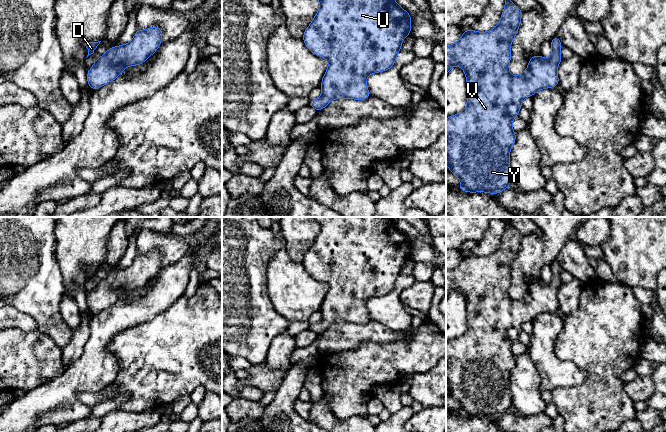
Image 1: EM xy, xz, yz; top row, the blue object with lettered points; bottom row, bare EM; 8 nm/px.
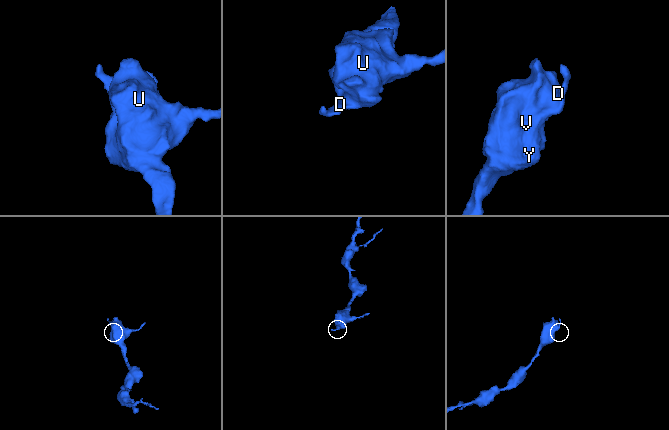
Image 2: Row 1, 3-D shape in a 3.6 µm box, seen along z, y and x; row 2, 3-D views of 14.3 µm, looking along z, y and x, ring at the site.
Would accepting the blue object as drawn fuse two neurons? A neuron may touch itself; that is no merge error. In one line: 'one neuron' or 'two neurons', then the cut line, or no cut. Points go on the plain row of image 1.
one neuron | no cut

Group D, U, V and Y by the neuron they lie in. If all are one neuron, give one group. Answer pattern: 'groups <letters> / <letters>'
groups D U V Y

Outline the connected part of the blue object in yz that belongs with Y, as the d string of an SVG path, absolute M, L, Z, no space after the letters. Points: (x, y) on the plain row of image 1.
M501 217L505 223L505 230L504 234L501 238L501 243L498 249L490 255L487 256L477 256L471 253L467 253L462 258L461 262L453 269L446 269L446 299L448 298L449 294L452 290L460 290L462 294L465 295L466 299L466 312L467 312L467 329L465 333L455 339L450 340L446 343L446 388L449 389L449 396L456 399L460 405L461 409L458 411L459 414L469 417L474 416L487 416L492 419L496 419L508 412L509 408L512 406L512 402L510 400L510 372L516 365L516 356L512 353L512 344L518 341L518 337L520 332L522 331L522 325L526 321L532 321L537 315L545 312L554 312L559 309L559 301L557 298L557 291L563 284L560 277L560 272L562 270L561 264L558 260L555 260L551 265L551 281L549 283L544 283L541 278L533 280L529 283L527 293L521 297L520 299L513 301L509 296L509 287L511 285L511 276L510 271L512 269L512 265L516 260L518 253L520 251L521 242L523 235L518 232L508 221L507 217Z

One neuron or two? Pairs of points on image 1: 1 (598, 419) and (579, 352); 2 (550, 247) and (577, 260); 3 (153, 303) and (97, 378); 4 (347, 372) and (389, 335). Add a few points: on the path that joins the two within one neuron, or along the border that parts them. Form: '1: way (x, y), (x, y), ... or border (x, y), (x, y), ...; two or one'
1: way (598, 402), (598, 371), (596, 369); one
2: border (573, 236), (565, 243), (555, 259); two
3: way (130, 313), (125, 315), (99, 341), (97, 355); one
4: border (402, 338), (388, 343), (363, 342), (356, 348); two

